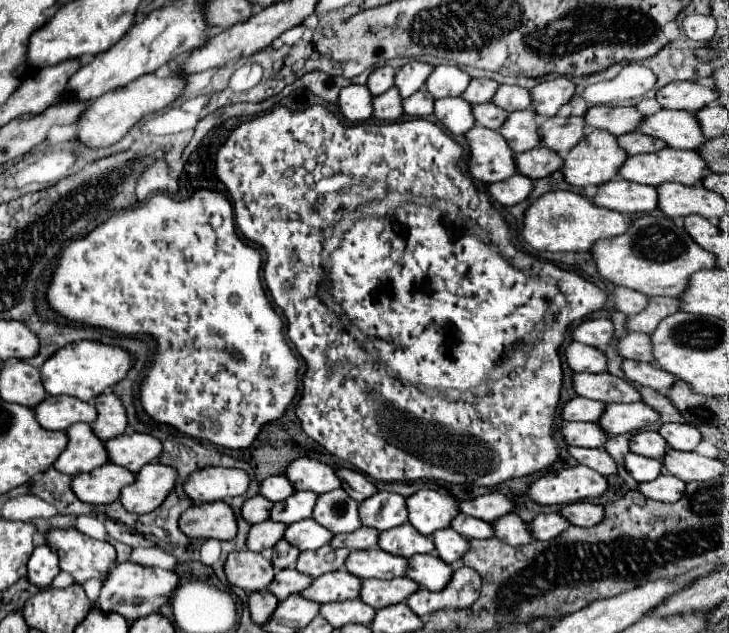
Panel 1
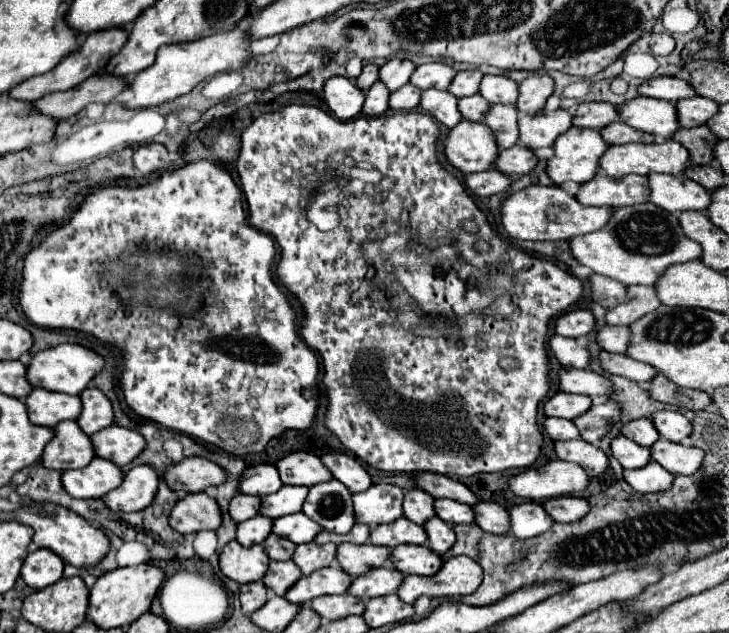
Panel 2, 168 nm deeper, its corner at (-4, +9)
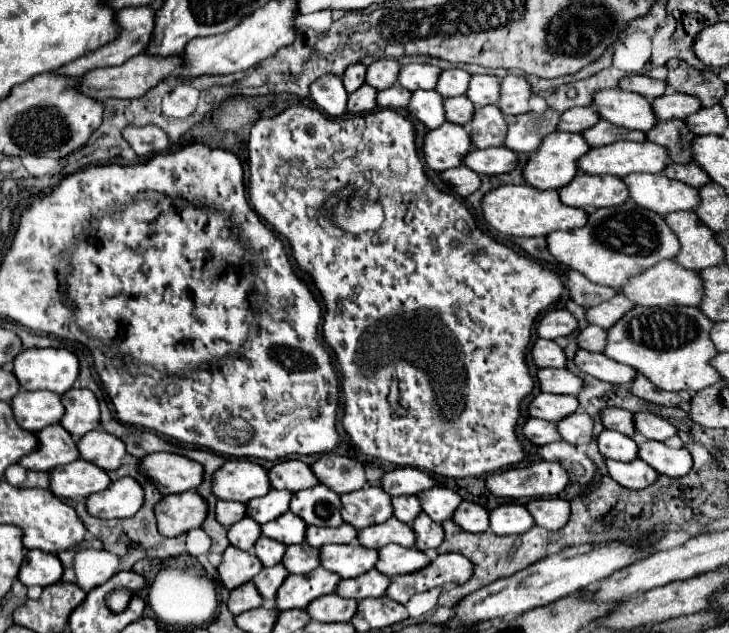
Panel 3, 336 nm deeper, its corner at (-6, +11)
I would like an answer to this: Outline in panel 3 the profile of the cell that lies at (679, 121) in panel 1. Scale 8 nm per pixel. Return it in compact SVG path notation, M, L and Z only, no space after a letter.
M605 88L593 96L591 106L597 110L597 114L603 120L619 128L649 132L657 124L651 102L635 92L625 92L619 88Z

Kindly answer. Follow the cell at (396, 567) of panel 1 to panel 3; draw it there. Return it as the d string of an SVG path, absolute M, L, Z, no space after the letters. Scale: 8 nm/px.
M325 544L319 550L319 560L325 570L341 578L357 578L375 566L377 550L359 544Z

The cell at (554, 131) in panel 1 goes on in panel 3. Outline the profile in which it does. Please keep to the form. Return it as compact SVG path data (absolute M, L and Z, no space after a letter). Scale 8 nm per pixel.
M547 108L543 114L527 112L519 116L507 116L507 136L503 146L517 154L531 154L535 148L539 148L541 140L557 130L559 112L553 108Z

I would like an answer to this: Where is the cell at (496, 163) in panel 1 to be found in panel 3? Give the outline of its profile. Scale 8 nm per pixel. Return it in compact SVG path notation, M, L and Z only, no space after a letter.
M445 122L439 128L425 132L423 158L425 164L435 172L459 166L469 150L471 150L469 134L459 124Z

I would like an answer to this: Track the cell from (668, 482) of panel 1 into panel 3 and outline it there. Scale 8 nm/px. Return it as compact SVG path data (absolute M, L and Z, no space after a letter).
M605 460L609 476L629 488L629 490L641 490L647 488L657 480L657 472L647 466L643 460L631 460L631 462L617 462L617 460Z

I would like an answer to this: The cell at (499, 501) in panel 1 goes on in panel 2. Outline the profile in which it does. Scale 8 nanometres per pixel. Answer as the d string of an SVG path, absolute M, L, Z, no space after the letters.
M423 472L417 476L417 486L423 488L425 492L433 494L433 498L449 498L449 500L457 500L469 506L475 506L481 498L475 496L465 484L451 480L443 474L433 474L433 472Z

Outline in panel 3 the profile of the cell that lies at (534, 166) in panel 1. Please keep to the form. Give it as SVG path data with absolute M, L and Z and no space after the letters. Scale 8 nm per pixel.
M497 146L497 148L487 148L487 150L477 150L473 148L465 160L461 162L463 166L471 168L477 174L485 174L485 176L497 176L497 174L505 174L517 168L517 154L511 152L505 146Z

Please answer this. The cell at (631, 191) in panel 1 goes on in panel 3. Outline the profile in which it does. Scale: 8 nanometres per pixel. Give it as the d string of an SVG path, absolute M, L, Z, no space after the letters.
M577 174L565 188L559 190L559 198L565 206L603 208L623 204L629 194L627 186L617 176Z

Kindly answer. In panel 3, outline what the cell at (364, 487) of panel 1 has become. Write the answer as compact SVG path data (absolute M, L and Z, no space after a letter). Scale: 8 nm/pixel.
M323 454L311 466L311 470L317 476L319 484L331 488L337 494L347 494L367 484L363 464L339 454Z

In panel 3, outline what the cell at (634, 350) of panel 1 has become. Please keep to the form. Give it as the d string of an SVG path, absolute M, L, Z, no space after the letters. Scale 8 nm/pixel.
M587 326L577 334L577 346L591 352L603 352L605 348L605 330L597 326Z

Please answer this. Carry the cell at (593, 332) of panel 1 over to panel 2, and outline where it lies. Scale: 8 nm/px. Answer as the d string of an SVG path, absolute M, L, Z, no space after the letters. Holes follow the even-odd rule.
M571 310L567 314L563 314L557 324L555 324L555 332L567 338L579 338L579 336L587 336L591 330L595 330L595 316L591 310ZM579 332L587 332L587 334L579 334Z

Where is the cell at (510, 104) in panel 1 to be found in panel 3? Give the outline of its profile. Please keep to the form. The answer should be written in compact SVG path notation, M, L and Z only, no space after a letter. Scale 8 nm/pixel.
M471 76L465 96L475 108L497 104L499 100L499 78L497 76Z

